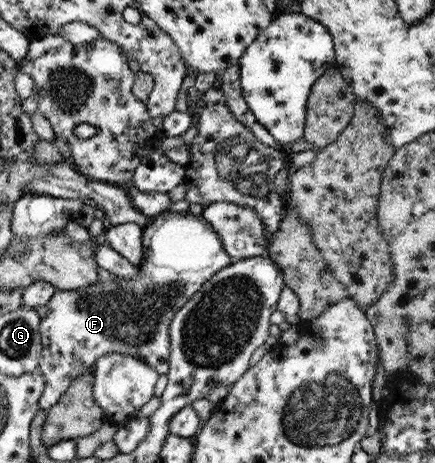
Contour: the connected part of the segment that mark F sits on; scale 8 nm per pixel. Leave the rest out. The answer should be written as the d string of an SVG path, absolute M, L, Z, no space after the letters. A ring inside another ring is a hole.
M168 210L155 215L149 223L141 236L143 257L138 266L139 273L133 279L122 278L119 283L98 281L81 289L56 290L48 304L32 308L41 318L43 349L38 367L45 378L45 387L39 398L40 409L54 406L75 378L91 370L99 358L111 352L132 354L145 360L159 375L166 375L169 369L171 319L211 276L233 262L219 235L208 222L204 222L202 214L195 216L189 210L182 213Z

